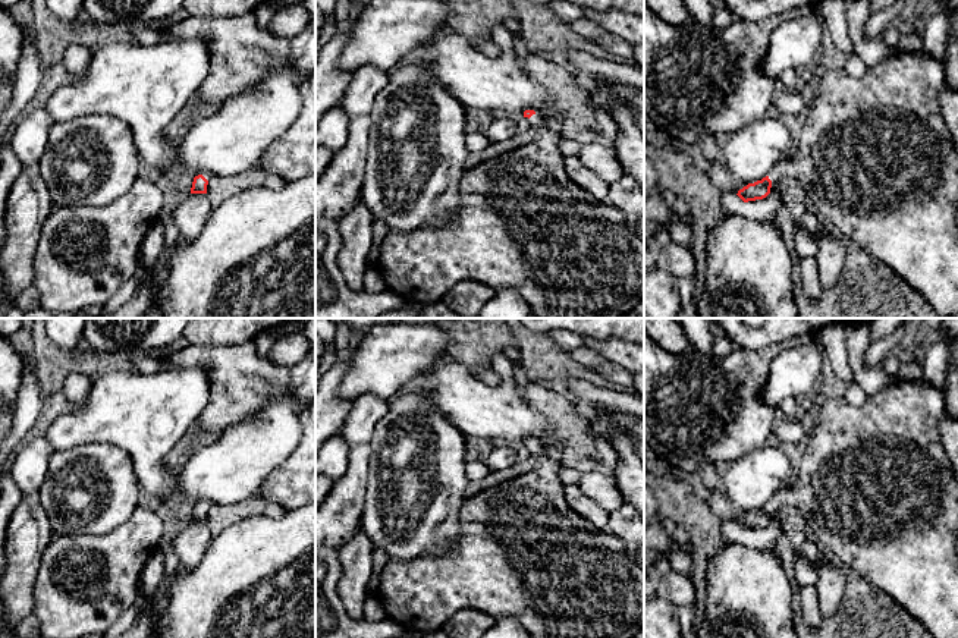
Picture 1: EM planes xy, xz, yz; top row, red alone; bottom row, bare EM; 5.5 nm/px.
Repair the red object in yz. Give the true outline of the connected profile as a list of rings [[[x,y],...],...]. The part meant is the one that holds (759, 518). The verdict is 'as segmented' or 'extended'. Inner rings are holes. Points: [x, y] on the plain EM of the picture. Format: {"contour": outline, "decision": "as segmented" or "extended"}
{"contour": [[[924,378],[917,381],[896,380],[888,389],[867,397],[860,406],[849,405],[844,397],[823,400],[817,405],[810,421],[808,449],[795,471],[795,483],[791,488],[780,488],[761,509],[748,512],[738,519],[738,525],[744,529],[763,528],[770,522],[770,516],[782,505],[794,505],[798,507],[813,529],[822,549],[838,560],[844,569],[857,571],[871,585],[889,594],[901,607],[904,607],[914,619],[917,619],[933,638],[958,638],[958,478],[954,465],[946,455],[937,422],[945,411],[943,393]]], "decision": "extended"}

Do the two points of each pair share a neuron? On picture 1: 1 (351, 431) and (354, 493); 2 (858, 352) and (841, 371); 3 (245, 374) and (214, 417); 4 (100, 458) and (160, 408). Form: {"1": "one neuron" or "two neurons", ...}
{"1": "one neuron", "2": "two neurons", "3": "one neuron", "4": "two neurons"}

